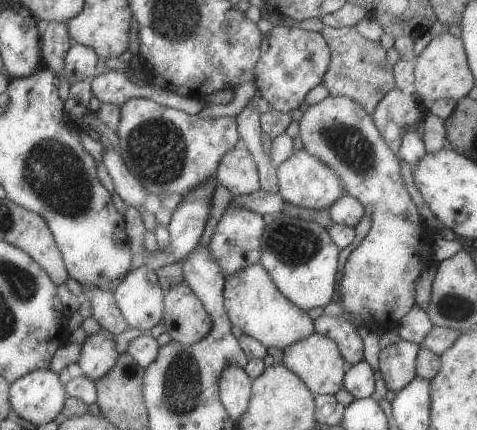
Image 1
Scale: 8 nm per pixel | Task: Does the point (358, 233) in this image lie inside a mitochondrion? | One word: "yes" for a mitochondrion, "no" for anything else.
no

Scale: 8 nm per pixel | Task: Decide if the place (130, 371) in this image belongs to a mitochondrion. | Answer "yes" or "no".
no

